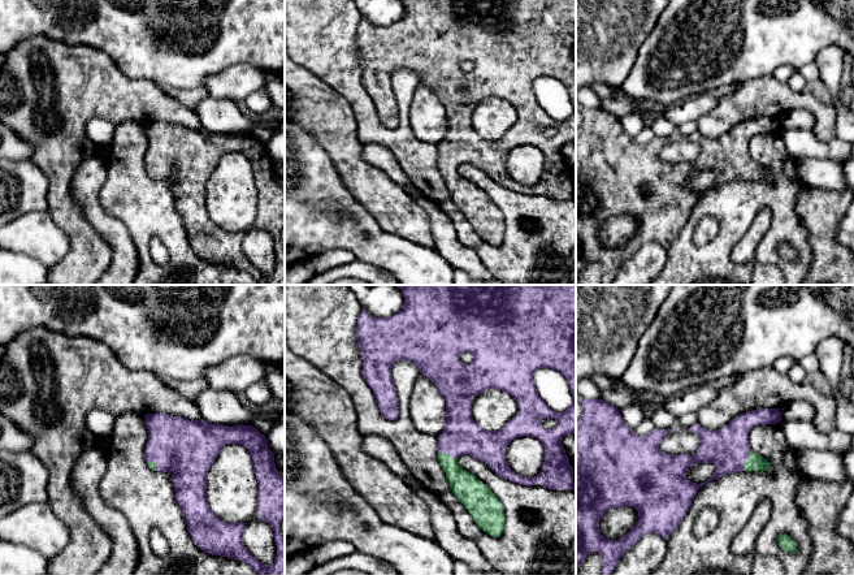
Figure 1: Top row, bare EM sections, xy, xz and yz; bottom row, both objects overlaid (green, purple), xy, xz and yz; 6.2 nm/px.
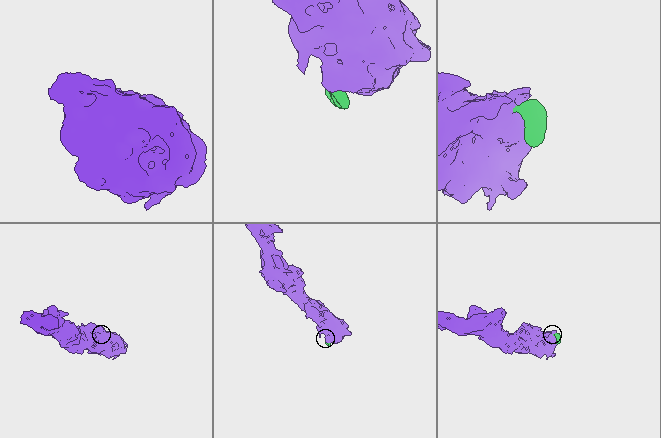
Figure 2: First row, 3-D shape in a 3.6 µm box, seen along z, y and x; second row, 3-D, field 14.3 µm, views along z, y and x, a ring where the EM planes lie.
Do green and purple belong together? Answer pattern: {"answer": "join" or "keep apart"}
{"answer": "join"}

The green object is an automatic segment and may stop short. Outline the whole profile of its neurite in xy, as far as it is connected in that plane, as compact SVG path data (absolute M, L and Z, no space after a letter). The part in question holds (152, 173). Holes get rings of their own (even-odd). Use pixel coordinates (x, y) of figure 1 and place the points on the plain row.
M165 121L144 126L148 138L144 168L157 181L173 181L175 208L194 252L208 263L242 269L259 285L285 285L285 247L279 242L285 226L285 189L276 177L265 144L252 134L218 134ZM227 152L243 154L253 168L259 193L257 228L273 237L277 254L272 274L260 272L244 255L246 232L222 229L207 211L208 180Z

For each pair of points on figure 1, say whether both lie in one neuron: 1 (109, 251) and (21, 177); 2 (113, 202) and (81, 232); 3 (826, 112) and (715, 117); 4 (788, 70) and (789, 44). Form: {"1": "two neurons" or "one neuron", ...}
{"1": "two neurons", "2": "two neurons", "3": "one neuron", "4": "two neurons"}

